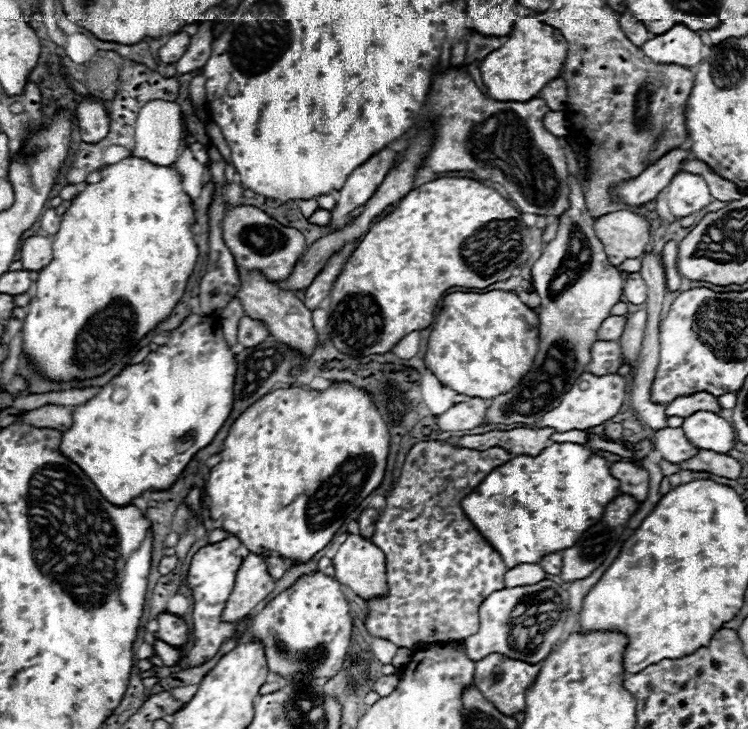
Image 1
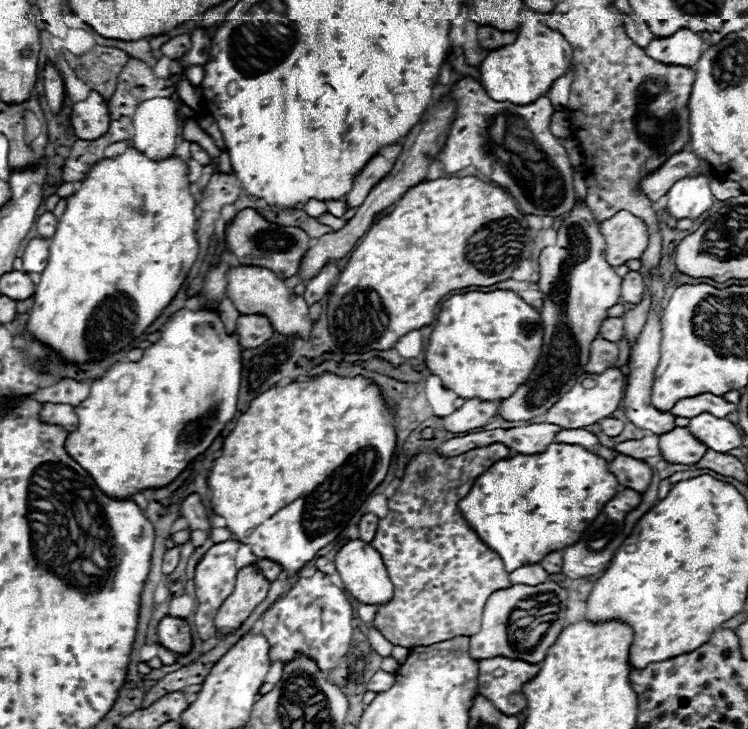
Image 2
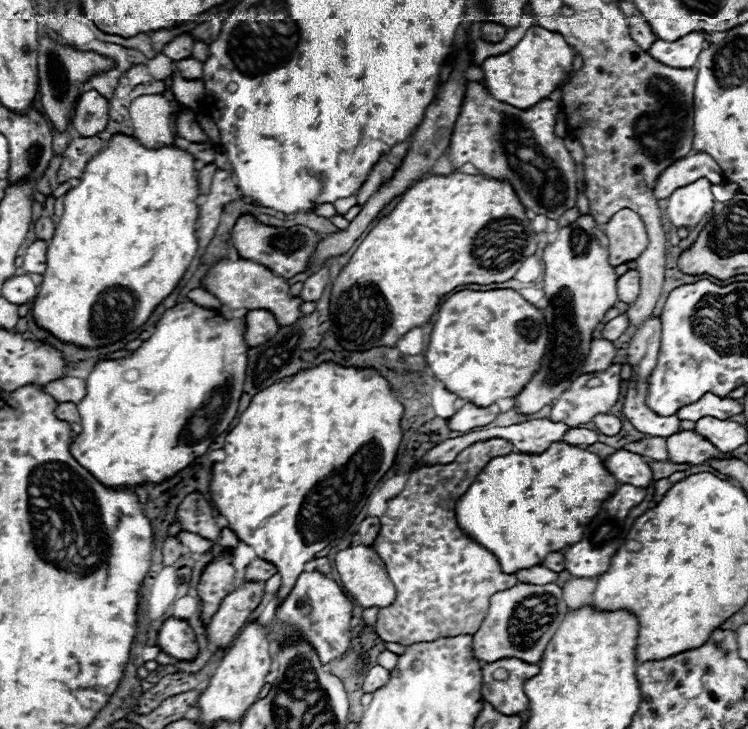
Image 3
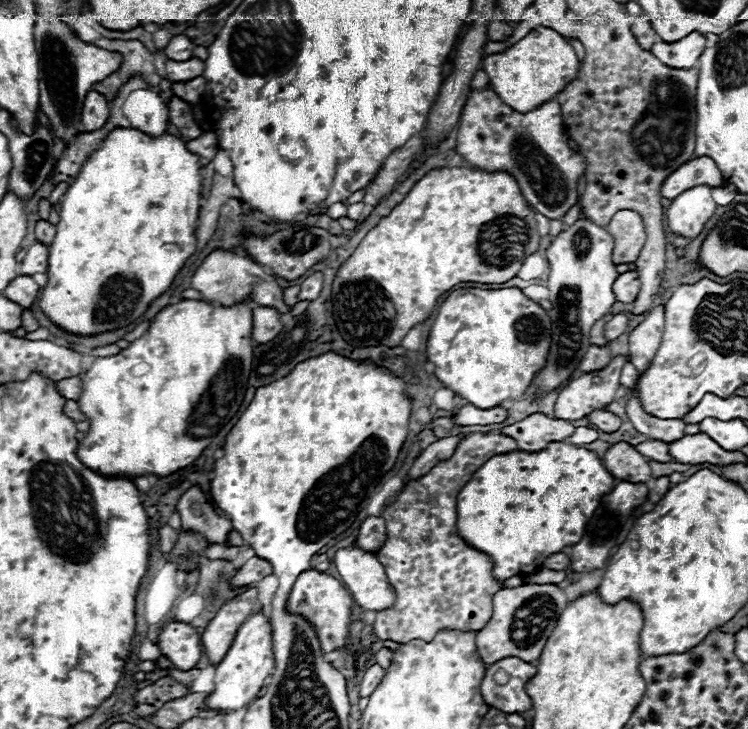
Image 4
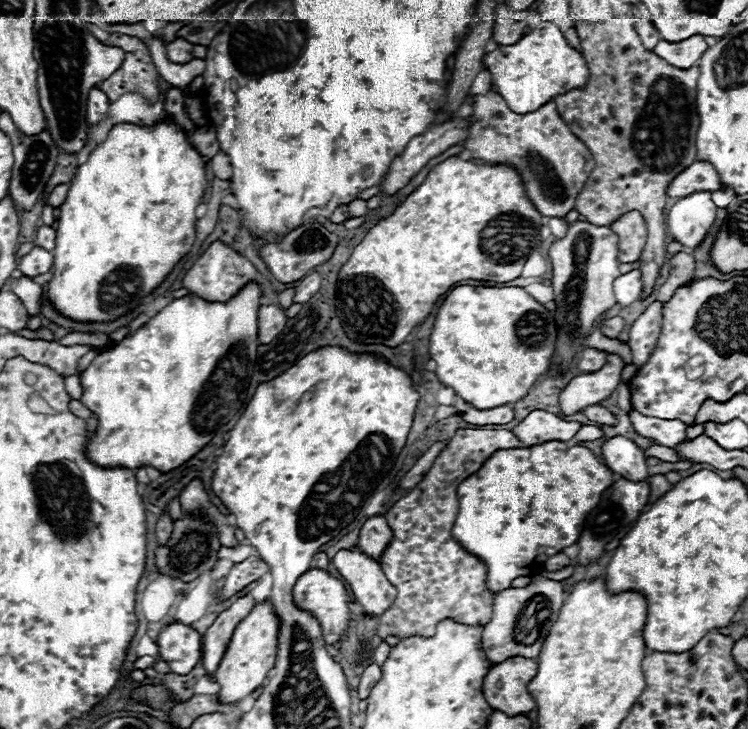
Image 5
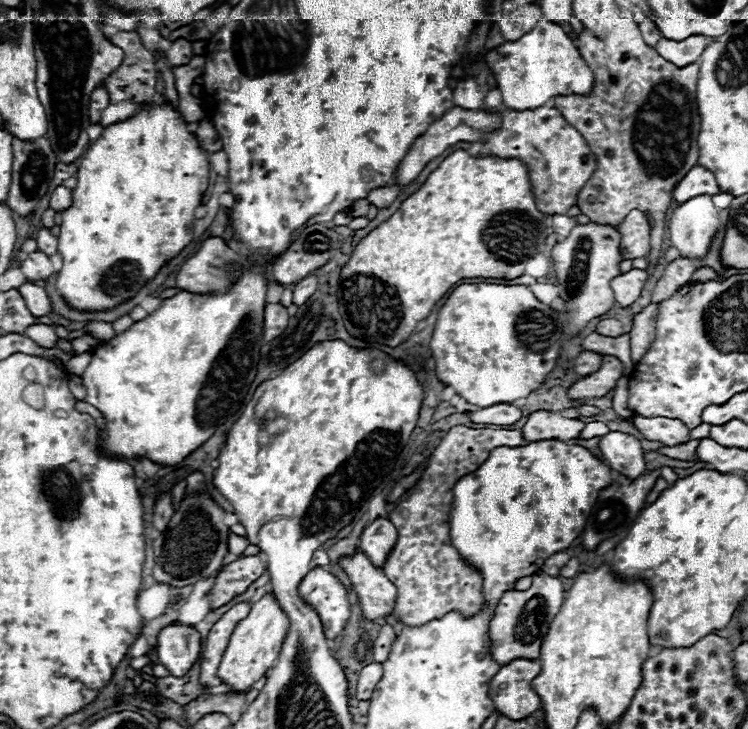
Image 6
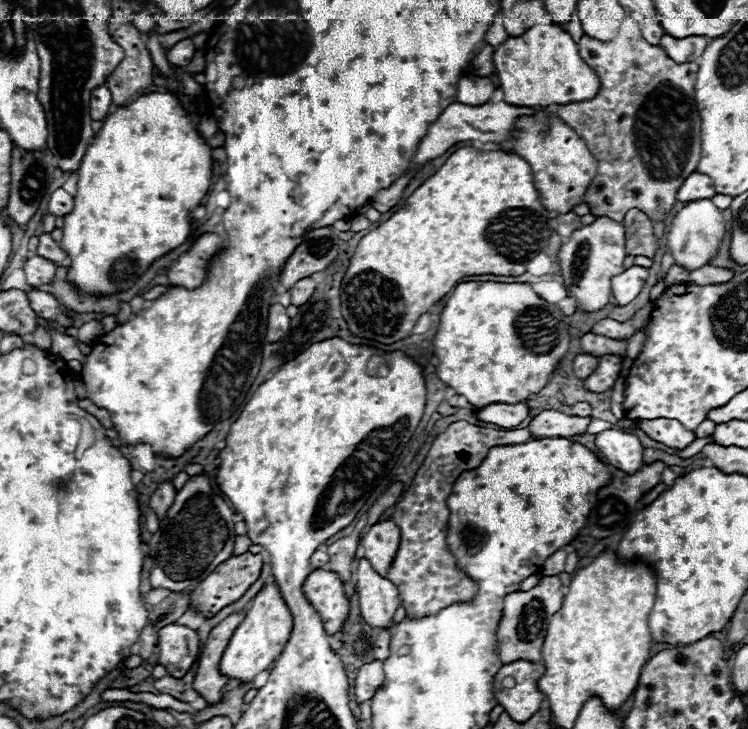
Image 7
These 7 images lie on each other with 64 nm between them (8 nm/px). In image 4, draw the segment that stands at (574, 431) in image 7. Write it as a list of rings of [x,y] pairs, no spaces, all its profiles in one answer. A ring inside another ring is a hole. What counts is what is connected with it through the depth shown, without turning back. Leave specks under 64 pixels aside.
[[[532,414],[512,426],[500,430],[518,442],[518,450],[522,452],[538,452],[548,446],[548,442],[562,442],[574,432],[574,426],[566,420],[550,418],[546,414]]]

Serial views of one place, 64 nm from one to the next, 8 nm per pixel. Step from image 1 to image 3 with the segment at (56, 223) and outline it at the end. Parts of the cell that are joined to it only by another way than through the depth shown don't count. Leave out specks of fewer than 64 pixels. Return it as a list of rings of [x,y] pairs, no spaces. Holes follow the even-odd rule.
[[[40,216],[34,222],[34,232],[40,240],[50,240],[54,236],[54,228],[56,228],[56,220],[48,218],[48,216]]]

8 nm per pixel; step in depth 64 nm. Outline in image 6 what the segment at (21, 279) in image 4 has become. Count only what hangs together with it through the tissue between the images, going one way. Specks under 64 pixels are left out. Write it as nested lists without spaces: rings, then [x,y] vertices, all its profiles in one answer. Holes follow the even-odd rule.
[[[24,282],[22,286],[18,286],[18,292],[22,294],[22,298],[26,298],[26,306],[34,316],[46,316],[52,312],[50,298],[42,286],[32,284],[32,282]]]

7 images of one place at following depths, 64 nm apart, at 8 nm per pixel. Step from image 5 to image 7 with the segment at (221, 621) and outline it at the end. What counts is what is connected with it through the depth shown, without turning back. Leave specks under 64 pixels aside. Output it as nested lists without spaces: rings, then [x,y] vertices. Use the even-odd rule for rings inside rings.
[[[244,610],[226,616],[220,624],[216,624],[210,630],[208,640],[204,642],[204,648],[202,648],[200,660],[198,660],[196,678],[194,678],[194,690],[206,702],[218,702],[222,696],[222,688],[230,682],[226,676],[220,674],[218,666],[220,666],[220,658],[232,638],[236,626],[244,620],[244,616],[246,616]]]

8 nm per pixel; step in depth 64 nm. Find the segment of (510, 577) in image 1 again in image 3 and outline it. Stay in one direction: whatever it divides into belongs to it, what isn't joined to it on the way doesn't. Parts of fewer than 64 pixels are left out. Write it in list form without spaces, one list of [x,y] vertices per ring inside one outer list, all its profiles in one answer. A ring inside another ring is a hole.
[[[532,566],[526,570],[518,570],[514,574],[518,578],[518,582],[524,584],[548,584],[548,582],[556,582],[556,574],[544,566]]]

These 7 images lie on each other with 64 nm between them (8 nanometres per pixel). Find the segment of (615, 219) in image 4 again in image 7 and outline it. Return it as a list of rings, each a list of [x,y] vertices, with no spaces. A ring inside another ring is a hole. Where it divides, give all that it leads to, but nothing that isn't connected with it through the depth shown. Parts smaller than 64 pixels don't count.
[[[632,208],[624,216],[624,234],[626,234],[626,254],[628,256],[654,256],[658,250],[658,240],[652,232],[650,218],[638,210]]]

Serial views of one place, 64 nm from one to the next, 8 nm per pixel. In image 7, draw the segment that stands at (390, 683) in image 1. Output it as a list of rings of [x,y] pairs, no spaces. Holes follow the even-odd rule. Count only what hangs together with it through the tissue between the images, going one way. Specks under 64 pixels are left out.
[[[374,660],[370,664],[364,664],[358,670],[356,676],[356,686],[354,686],[354,694],[358,702],[366,702],[372,700],[372,696],[376,694],[376,690],[380,688],[380,684],[384,682],[384,670],[382,670],[382,662]]]

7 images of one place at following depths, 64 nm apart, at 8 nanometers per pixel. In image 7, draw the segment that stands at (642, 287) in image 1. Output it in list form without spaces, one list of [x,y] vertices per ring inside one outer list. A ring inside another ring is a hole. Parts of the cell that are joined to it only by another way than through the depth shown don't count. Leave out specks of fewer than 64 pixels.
[[[632,266],[624,270],[622,274],[612,278],[612,294],[618,306],[630,304],[642,290],[644,282],[648,278],[648,270],[642,266]]]

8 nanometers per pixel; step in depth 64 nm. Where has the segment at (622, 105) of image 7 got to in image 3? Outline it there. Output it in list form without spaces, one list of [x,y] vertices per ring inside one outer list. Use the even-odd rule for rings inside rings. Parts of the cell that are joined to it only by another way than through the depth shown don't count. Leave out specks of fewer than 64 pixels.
[[[578,12],[568,18],[554,16],[552,20],[540,18],[538,22],[548,30],[560,32],[584,60],[582,68],[562,90],[562,112],[572,134],[584,148],[582,164],[590,216],[598,224],[606,224],[618,210],[630,208],[646,224],[650,242],[646,252],[636,260],[642,290],[638,300],[626,310],[628,322],[640,328],[652,316],[662,292],[666,260],[666,234],[652,188],[662,170],[692,150],[692,94],[698,72],[696,68],[674,70],[654,60],[630,38],[628,26],[624,22],[610,22],[608,14]]]

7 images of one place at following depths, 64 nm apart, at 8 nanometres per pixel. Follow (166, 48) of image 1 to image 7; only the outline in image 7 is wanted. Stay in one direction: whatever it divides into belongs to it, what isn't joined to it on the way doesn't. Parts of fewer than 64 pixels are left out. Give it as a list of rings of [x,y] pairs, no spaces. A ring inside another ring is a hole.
[[[190,38],[180,40],[180,42],[176,42],[170,50],[166,50],[168,62],[174,64],[174,66],[186,66],[186,64],[190,64],[194,52],[196,52],[196,50],[194,50],[194,44],[192,44]]]

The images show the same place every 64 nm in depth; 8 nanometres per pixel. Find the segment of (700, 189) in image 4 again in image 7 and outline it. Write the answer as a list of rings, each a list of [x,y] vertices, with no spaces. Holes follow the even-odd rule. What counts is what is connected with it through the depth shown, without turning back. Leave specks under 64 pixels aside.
[[[702,198],[702,200],[688,202],[672,218],[672,224],[668,230],[668,248],[674,256],[674,262],[688,270],[696,270],[696,268],[702,268],[704,264],[710,264],[710,260],[716,256],[716,250],[724,238],[724,232],[726,232],[726,222],[722,218],[722,212],[712,204],[712,200]]]

